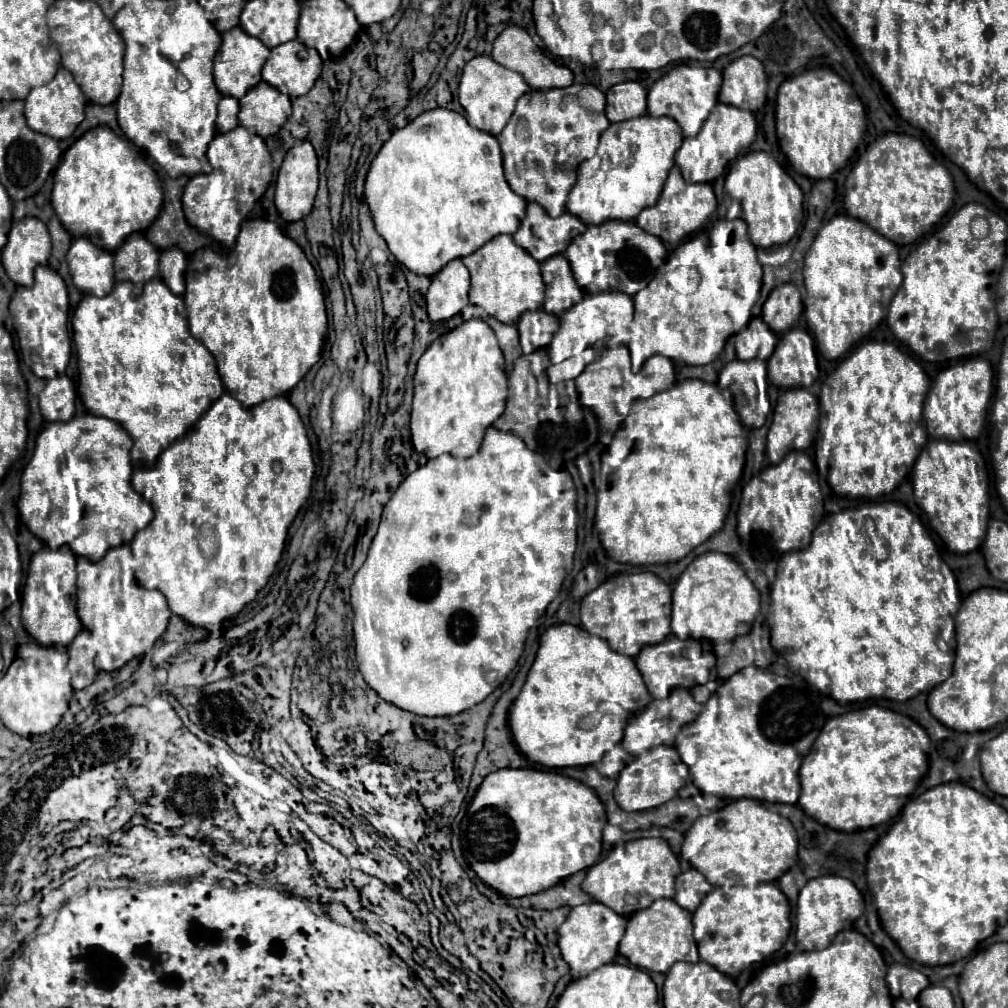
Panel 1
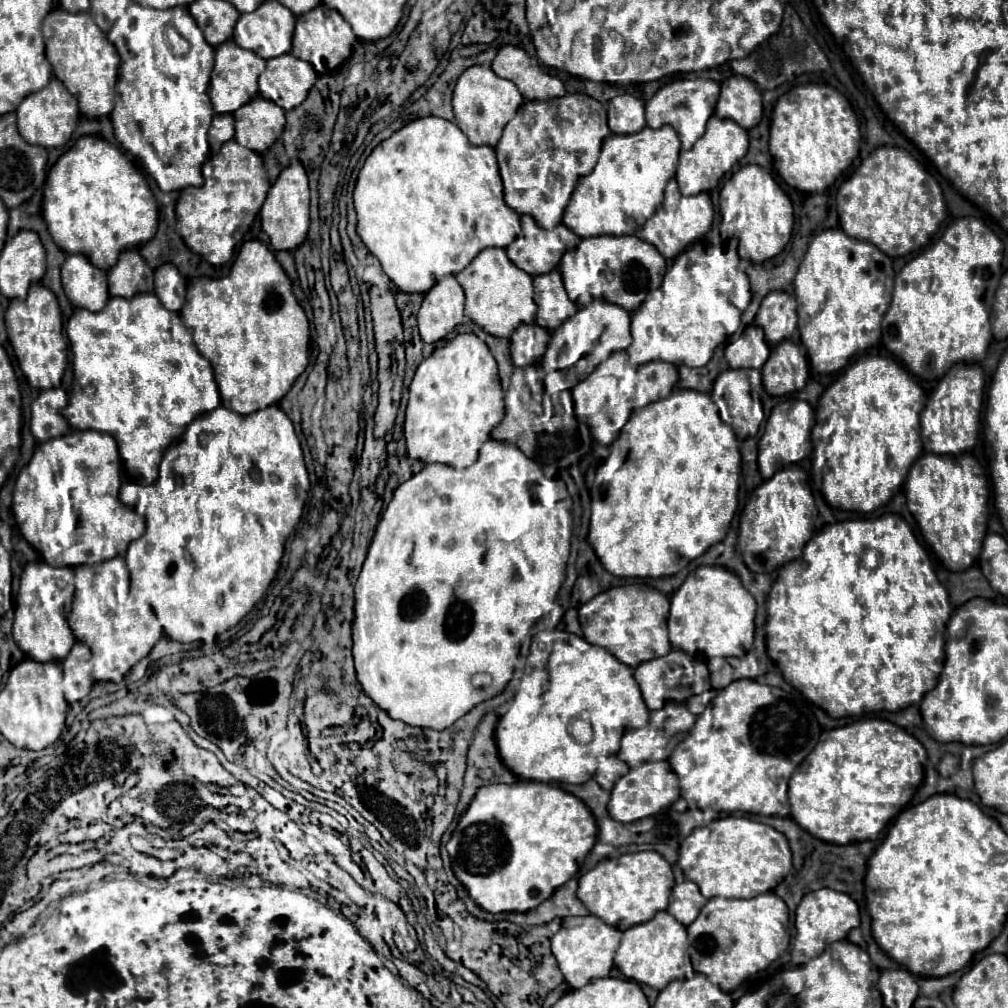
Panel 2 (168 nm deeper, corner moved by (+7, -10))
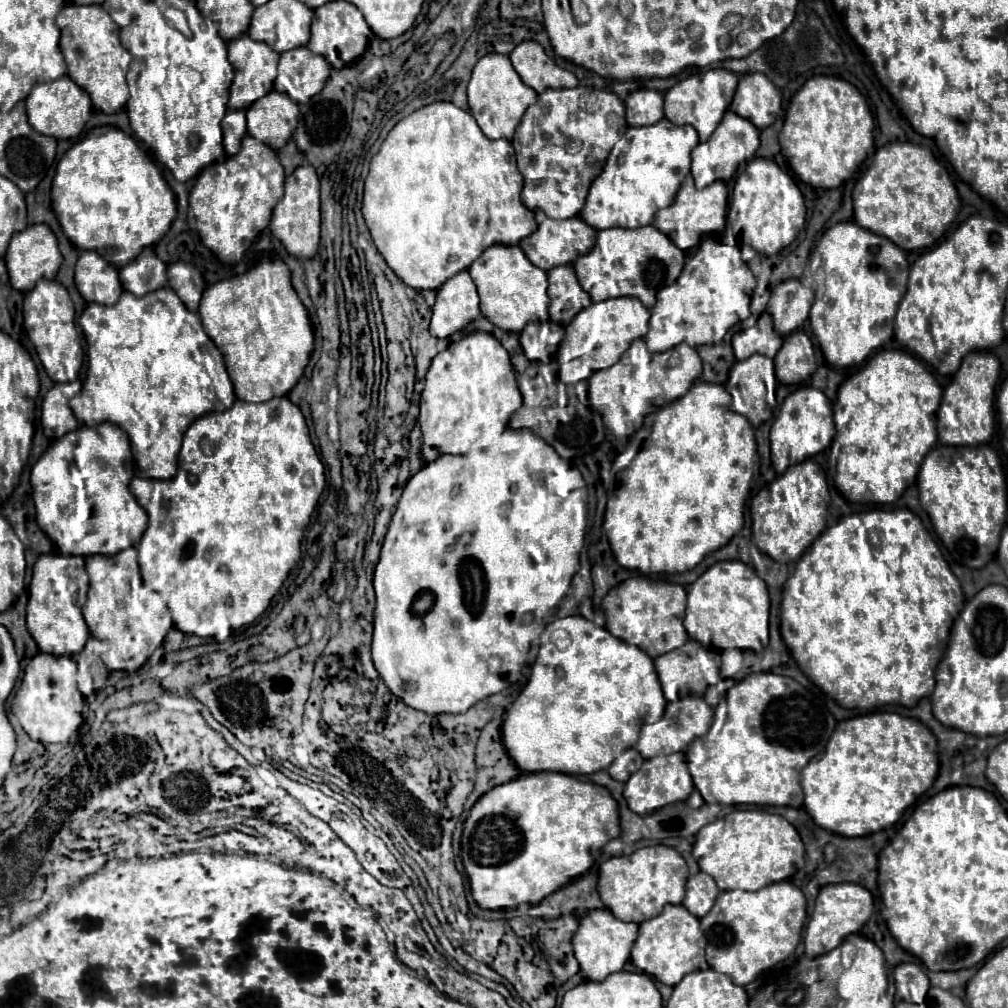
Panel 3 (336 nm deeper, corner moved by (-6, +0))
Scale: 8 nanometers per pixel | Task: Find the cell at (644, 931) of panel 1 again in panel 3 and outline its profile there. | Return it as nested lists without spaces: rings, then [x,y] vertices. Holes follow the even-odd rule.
[[[668,904],[662,914],[640,924],[638,938],[632,948],[632,962],[636,968],[648,976],[654,976],[662,984],[676,986],[688,972],[706,970],[709,967],[705,957],[707,944],[700,920],[692,916],[684,906]]]

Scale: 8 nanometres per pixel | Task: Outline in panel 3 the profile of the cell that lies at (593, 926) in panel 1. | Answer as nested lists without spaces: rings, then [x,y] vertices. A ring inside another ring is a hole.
[[[608,908],[602,910],[590,910],[582,920],[580,926],[572,938],[574,944],[574,956],[580,964],[580,970],[586,974],[588,980],[604,980],[612,972],[620,972],[630,958],[632,944],[638,936],[638,924],[628,924],[618,920]]]

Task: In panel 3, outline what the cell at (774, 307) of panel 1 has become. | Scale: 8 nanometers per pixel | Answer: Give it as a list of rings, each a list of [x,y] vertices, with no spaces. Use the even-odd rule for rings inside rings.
[[[784,280],[772,290],[766,310],[774,320],[774,330],[780,336],[788,336],[806,322],[812,304],[812,288],[804,286],[800,280]]]

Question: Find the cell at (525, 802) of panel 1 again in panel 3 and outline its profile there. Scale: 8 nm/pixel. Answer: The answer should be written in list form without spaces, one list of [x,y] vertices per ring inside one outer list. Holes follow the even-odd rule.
[[[560,772],[522,774],[518,780],[510,780],[486,792],[464,822],[462,862],[470,876],[472,898],[480,908],[488,910],[538,904],[570,880],[582,876],[582,872],[594,864],[594,852],[618,836],[618,804],[606,788]]]

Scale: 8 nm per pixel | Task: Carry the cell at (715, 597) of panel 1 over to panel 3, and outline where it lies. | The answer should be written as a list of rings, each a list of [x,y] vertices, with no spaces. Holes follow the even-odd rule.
[[[722,560],[688,586],[684,628],[692,640],[698,640],[706,648],[762,652],[768,646],[768,610],[768,590],[754,568],[740,560]]]

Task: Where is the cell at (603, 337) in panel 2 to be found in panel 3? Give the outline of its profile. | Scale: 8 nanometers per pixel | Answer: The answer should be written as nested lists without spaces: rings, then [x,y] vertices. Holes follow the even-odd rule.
[[[610,298],[584,308],[568,326],[562,344],[558,346],[560,362],[560,380],[564,384],[576,384],[578,380],[588,378],[594,370],[610,368],[622,356],[622,352],[636,338],[644,338],[648,332],[650,312],[636,298]]]

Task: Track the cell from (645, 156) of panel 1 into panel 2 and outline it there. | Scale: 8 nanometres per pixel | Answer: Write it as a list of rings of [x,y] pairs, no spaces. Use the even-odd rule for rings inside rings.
[[[645,126],[637,134],[611,134],[601,148],[597,166],[589,176],[583,176],[565,210],[563,224],[577,236],[591,238],[601,234],[623,236],[633,234],[649,220],[661,204],[667,182],[675,176],[681,142],[671,126],[657,130]]]

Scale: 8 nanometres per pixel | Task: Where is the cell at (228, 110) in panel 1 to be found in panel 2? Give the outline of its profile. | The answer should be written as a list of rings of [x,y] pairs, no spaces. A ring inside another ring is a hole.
[[[215,114],[213,124],[209,128],[209,148],[211,154],[217,154],[217,150],[233,138],[233,116],[231,114]]]

